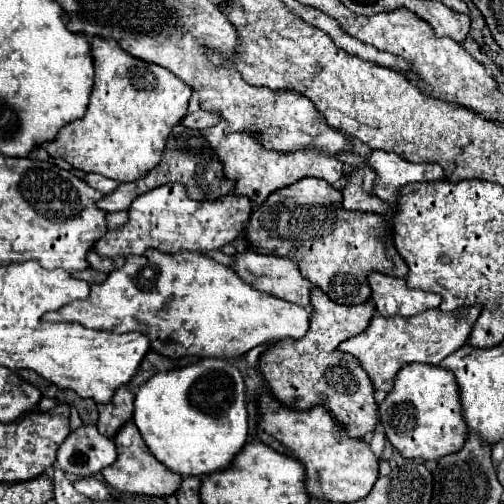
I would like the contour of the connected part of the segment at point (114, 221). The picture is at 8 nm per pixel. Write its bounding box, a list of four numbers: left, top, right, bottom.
[106,211,128,229]

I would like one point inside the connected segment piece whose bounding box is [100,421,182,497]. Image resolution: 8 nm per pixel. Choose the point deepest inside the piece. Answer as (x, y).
(136, 471)

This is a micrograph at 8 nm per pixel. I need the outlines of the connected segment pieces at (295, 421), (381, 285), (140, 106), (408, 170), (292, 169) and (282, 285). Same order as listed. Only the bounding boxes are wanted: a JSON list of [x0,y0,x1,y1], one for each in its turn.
[[260,397,380,503],[370,273,442,317],[44,37,192,183],[370,151,444,203],[202,121,344,203],[232,251,312,313]]

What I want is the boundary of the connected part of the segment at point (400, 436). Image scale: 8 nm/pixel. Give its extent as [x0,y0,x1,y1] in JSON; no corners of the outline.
[380,363,468,461]

